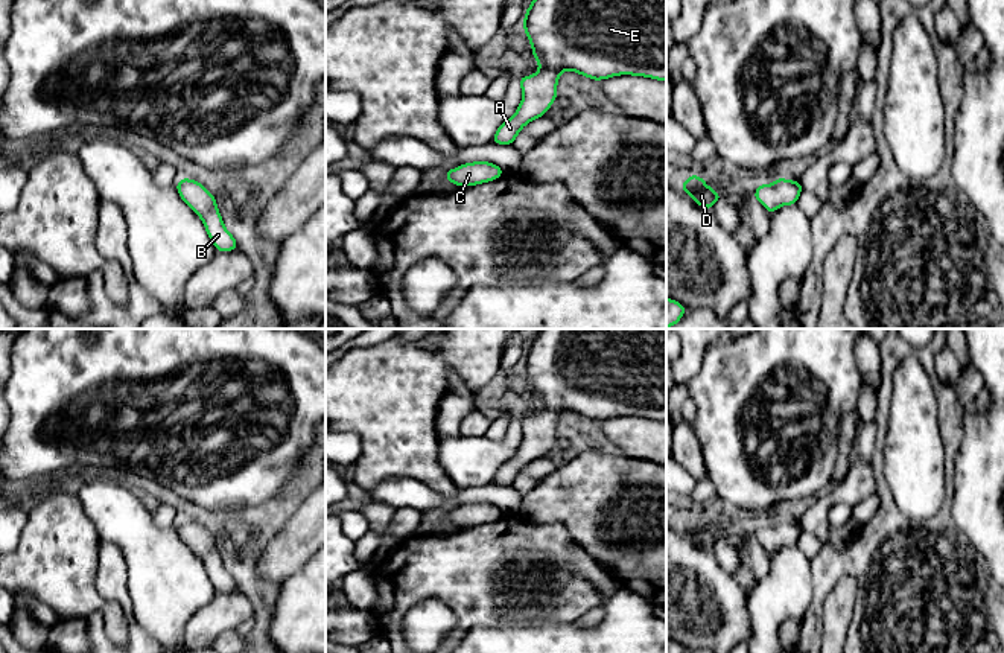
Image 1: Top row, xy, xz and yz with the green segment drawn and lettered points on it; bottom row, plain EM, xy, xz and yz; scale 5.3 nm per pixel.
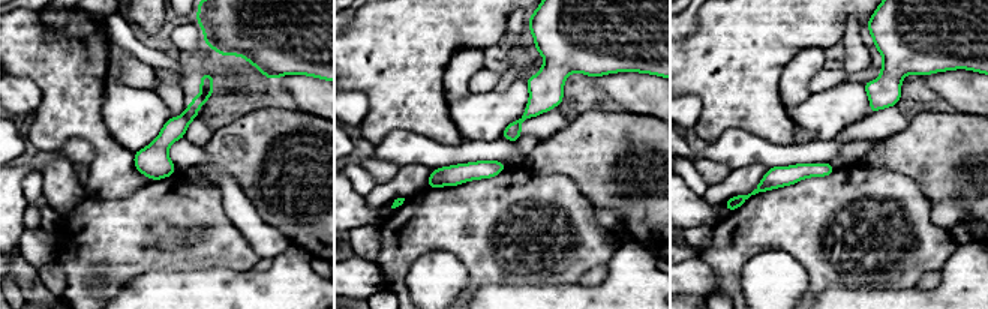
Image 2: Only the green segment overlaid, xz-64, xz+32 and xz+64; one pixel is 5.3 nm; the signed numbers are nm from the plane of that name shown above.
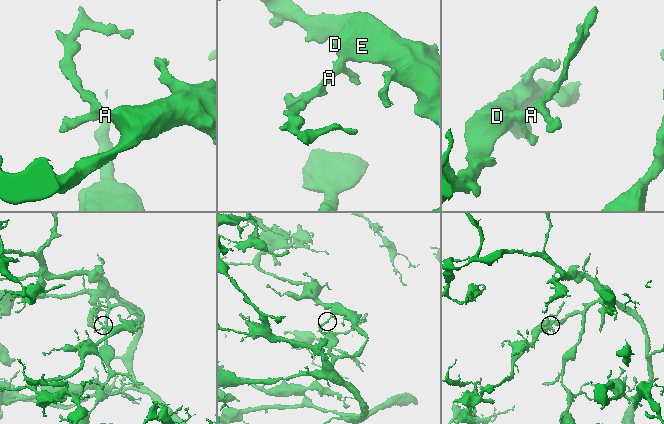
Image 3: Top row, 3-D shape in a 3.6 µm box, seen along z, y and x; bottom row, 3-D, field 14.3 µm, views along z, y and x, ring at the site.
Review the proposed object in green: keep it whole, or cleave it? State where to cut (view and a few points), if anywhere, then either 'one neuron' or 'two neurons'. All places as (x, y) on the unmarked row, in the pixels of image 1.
no cut; one neuron

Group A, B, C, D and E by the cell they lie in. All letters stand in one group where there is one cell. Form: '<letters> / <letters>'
A B C D E

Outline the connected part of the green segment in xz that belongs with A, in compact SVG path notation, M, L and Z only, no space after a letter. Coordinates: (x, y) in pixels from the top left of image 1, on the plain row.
M542 329L525 353L522 368L540 408L532 417L520 417L522 443L516 455L497 469L493 484L513 486L528 463L546 455L557 438L557 422L564 411L593 422L634 416L666 423L666 329Z

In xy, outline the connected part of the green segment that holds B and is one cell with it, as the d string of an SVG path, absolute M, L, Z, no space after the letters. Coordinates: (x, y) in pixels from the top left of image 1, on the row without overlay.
M181 519L176 531L180 539L204 562L205 572L218 592L239 589L236 580L224 568L214 537L201 524Z

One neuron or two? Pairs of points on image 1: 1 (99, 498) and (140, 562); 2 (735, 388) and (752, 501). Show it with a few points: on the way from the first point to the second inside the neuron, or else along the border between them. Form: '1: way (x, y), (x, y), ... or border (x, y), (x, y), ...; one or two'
1: way (114, 513), (137, 536), (140, 547); one
2: way (735, 416), (741, 452), (749, 474); one

